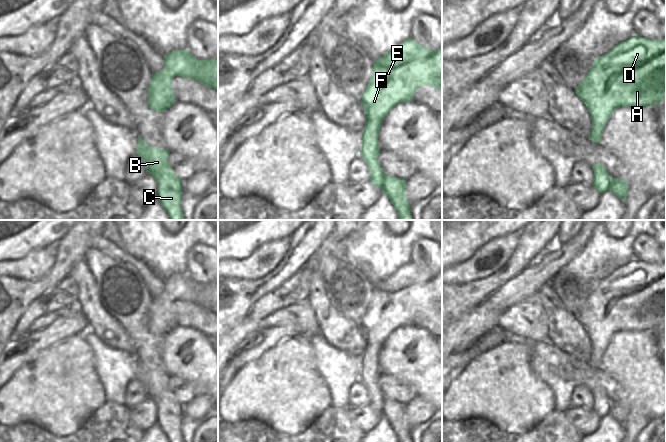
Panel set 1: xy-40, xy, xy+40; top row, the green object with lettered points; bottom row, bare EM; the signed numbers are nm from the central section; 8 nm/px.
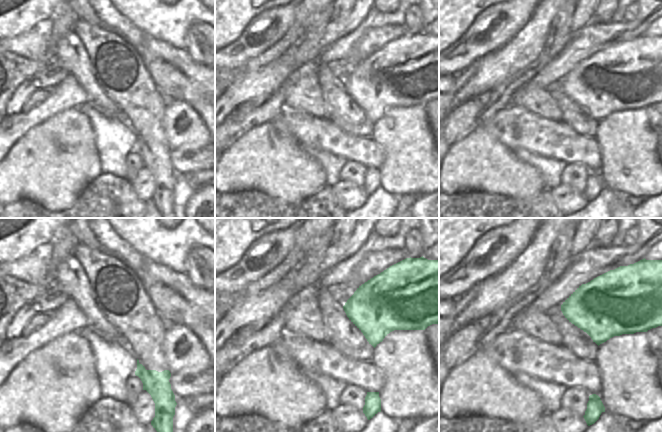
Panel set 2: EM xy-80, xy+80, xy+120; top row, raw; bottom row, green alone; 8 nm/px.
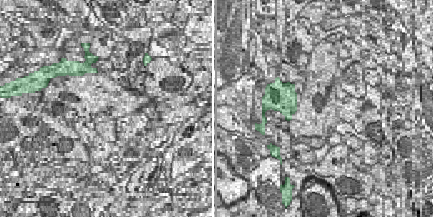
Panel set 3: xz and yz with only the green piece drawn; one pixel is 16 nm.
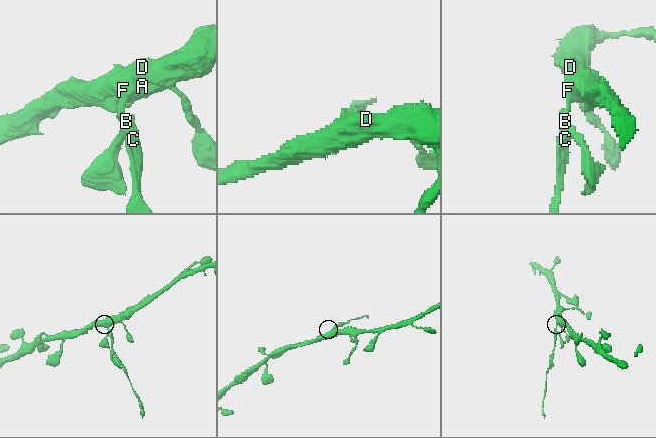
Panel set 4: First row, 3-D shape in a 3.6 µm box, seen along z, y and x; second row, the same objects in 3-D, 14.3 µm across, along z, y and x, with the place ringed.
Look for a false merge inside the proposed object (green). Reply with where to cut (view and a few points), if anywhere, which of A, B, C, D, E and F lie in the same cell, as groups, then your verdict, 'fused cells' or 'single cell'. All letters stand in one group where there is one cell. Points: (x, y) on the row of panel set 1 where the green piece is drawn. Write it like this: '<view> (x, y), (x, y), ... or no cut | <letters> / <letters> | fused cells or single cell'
xy+40 (593, 120), (597, 134), (600, 137) | A D E F / B C | fused cells

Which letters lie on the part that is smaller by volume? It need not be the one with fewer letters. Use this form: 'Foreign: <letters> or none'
Foreign: B, C

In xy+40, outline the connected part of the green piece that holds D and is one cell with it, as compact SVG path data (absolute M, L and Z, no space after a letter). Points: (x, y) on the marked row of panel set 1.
M634 35L617 44L594 60L590 71L574 91L586 105L601 137L606 123L617 108L656 106L666 98L666 40L649 40Z

